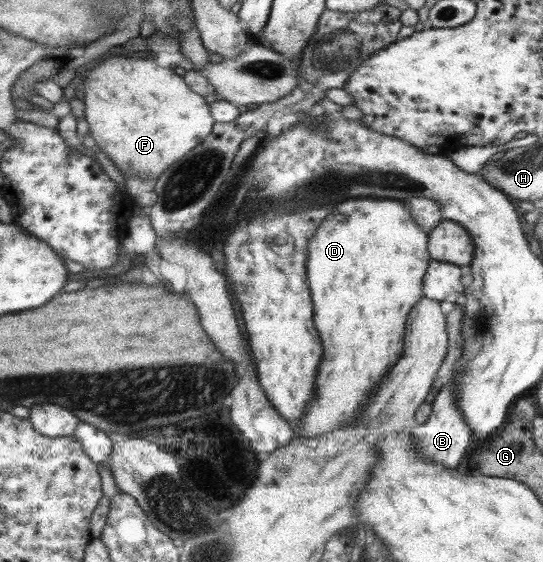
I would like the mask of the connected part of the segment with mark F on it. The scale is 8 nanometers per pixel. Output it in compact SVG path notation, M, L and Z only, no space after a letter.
M110 57L106 63L96 65L86 73L80 87L84 93L83 118L88 123L90 137L123 177L139 175L145 179L157 179L172 163L202 143L212 130L214 122L203 97L192 93L172 67L158 67L150 59Z

